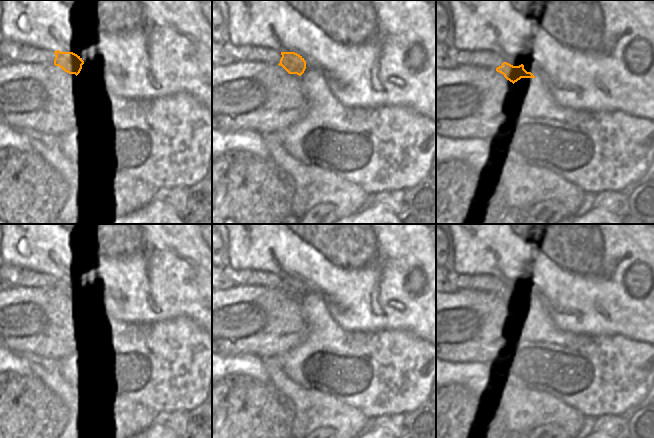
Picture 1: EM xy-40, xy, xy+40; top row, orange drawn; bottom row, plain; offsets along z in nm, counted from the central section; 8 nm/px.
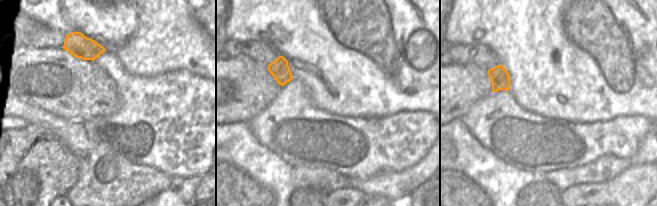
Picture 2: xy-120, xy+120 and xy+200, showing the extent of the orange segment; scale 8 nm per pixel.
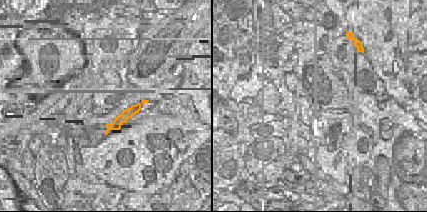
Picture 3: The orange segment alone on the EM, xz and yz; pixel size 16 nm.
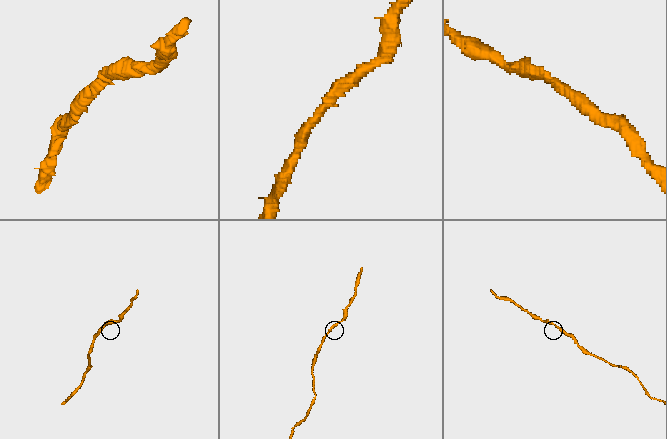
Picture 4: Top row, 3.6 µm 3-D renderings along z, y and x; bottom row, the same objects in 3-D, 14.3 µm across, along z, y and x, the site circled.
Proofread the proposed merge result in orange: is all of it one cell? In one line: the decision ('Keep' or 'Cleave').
Keep

